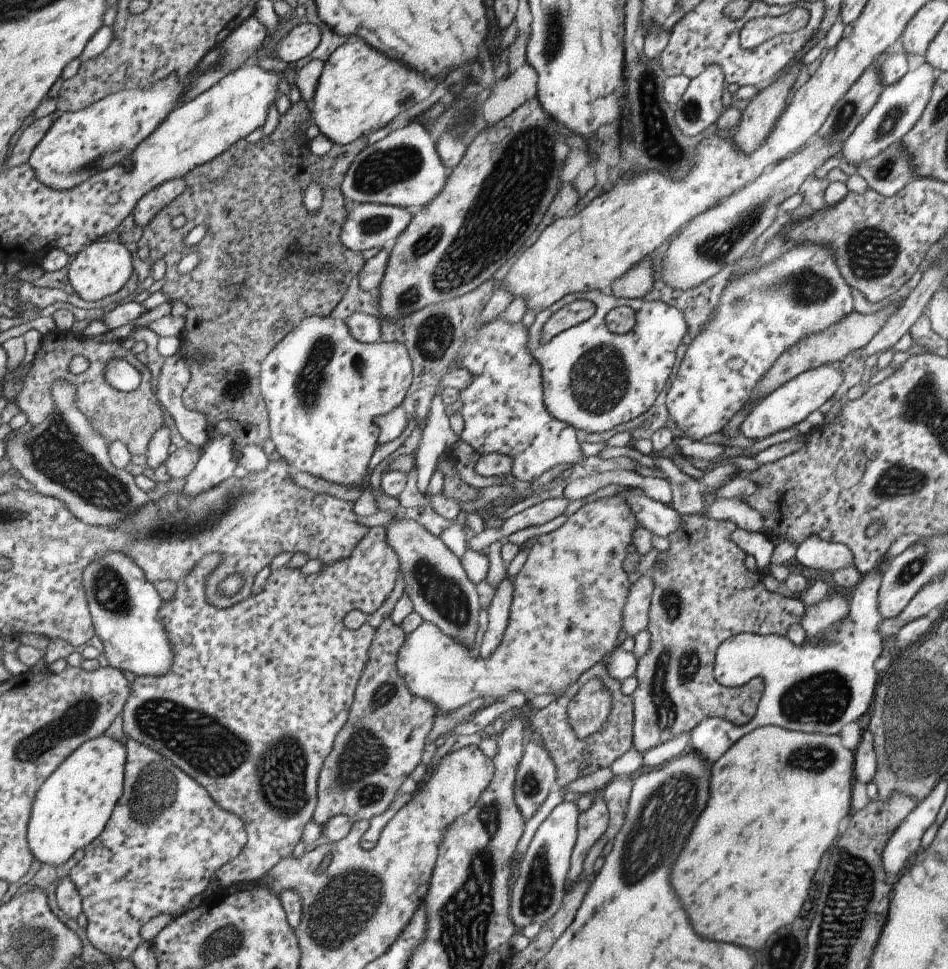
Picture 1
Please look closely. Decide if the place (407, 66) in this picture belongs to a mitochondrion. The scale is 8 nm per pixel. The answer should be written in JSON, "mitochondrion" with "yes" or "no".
{"mitochondrion":"no"}

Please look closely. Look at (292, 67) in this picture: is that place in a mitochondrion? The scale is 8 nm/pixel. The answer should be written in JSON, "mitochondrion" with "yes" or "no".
{"mitochondrion":"no"}

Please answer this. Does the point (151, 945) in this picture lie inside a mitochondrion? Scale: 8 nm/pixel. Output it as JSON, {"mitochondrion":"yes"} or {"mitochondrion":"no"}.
{"mitochondrion":"no"}

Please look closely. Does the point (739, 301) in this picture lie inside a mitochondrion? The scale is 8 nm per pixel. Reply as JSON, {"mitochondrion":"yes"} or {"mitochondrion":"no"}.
{"mitochondrion":"yes"}

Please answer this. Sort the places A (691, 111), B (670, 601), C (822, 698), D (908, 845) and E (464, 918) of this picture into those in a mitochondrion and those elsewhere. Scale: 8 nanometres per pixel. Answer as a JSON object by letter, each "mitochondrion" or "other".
{"A":"mitochondrion","B":"mitochondrion","C":"mitochondrion","D":"other","E":"mitochondrion"}

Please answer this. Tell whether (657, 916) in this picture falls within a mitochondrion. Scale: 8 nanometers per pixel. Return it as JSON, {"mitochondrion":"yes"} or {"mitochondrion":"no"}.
{"mitochondrion":"no"}

